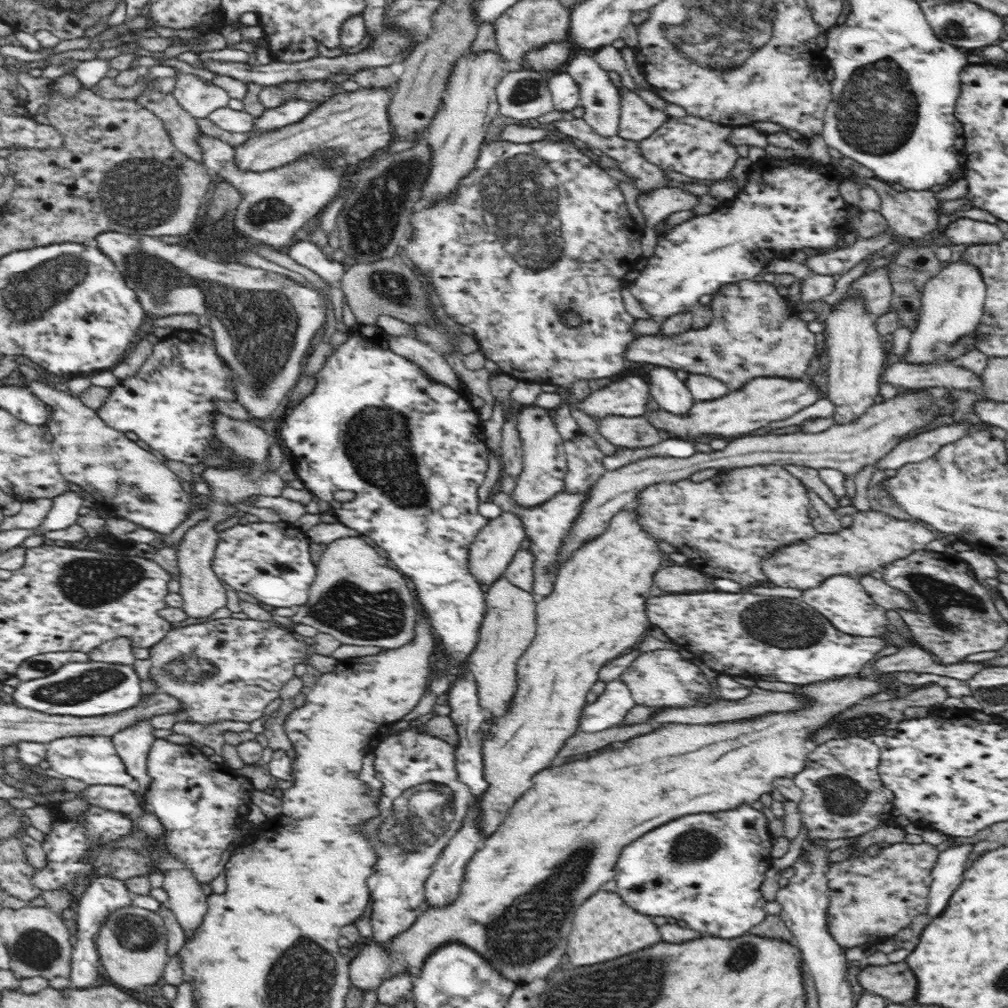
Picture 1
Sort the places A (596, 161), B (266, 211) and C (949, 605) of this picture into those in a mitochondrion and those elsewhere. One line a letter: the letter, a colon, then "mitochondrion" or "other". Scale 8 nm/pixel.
A: other
B: mitochondrion
C: mitochondrion

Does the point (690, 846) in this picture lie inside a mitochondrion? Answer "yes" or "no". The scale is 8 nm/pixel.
yes

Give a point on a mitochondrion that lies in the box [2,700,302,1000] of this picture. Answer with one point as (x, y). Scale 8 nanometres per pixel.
(36, 949)

